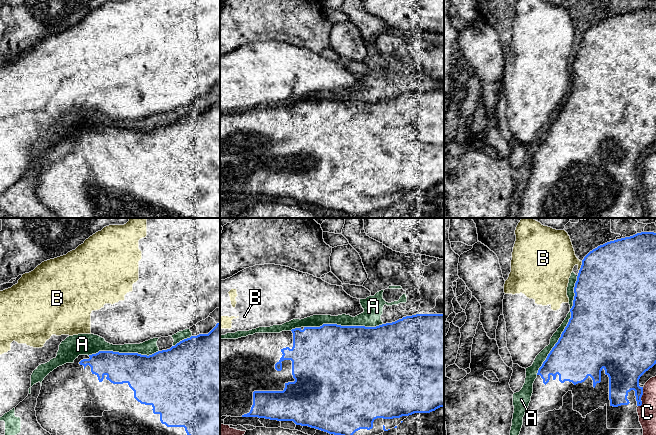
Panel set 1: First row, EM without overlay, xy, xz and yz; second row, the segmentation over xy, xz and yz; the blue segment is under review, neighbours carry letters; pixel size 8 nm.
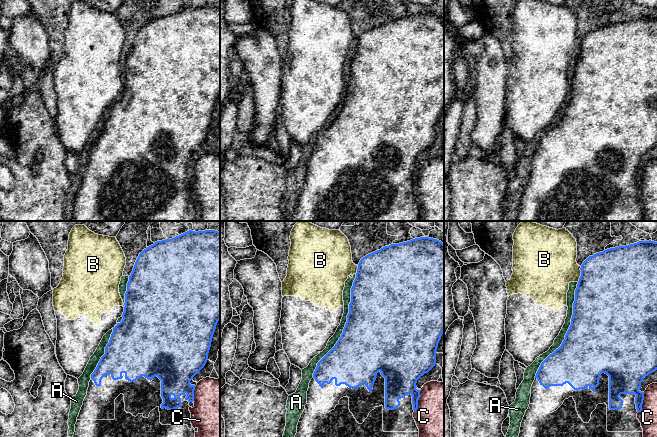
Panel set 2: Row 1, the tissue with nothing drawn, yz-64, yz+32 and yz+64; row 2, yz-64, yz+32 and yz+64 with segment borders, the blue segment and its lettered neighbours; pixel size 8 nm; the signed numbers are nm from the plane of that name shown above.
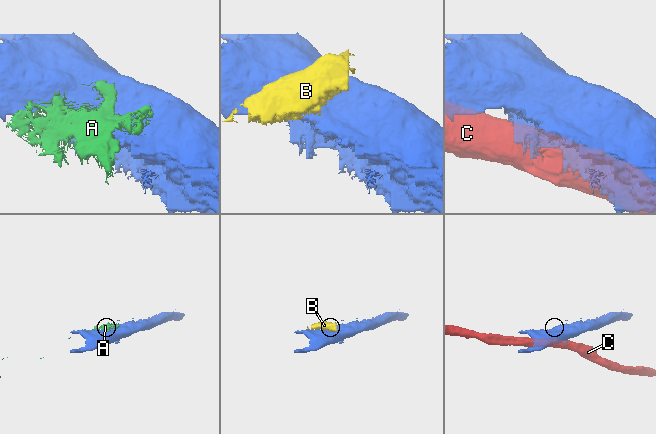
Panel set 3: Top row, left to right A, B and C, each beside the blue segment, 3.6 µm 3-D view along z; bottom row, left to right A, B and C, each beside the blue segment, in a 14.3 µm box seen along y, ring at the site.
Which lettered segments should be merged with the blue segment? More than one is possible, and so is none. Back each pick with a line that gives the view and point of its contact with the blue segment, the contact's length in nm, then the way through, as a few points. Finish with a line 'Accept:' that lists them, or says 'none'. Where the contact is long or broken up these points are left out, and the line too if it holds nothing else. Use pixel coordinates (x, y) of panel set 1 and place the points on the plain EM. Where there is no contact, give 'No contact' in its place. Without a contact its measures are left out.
A: Touches blue at xz (343, 102). Shared border 650 nm
Accept: A

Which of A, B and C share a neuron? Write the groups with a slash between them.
A / B / C

